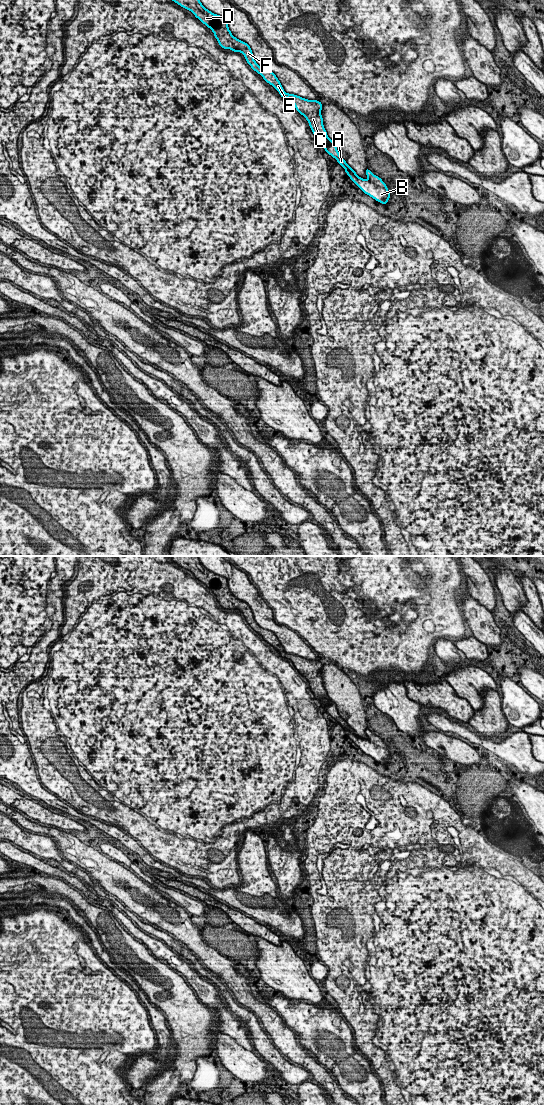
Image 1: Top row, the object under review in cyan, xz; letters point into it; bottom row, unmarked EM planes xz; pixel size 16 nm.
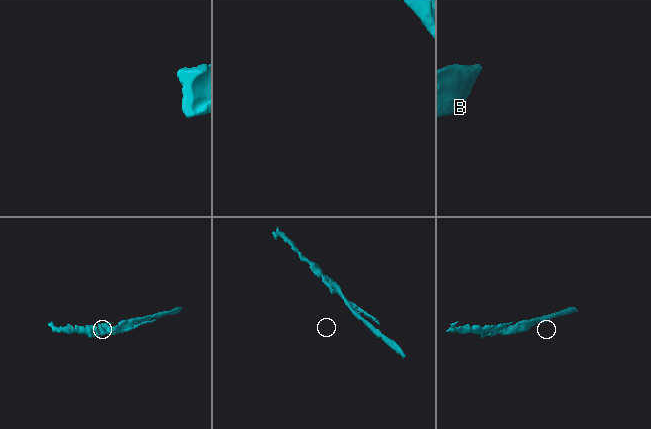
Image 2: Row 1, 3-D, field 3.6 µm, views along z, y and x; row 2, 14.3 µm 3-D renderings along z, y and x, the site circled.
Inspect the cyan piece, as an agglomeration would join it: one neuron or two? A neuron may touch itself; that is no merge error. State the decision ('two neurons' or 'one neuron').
two neurons

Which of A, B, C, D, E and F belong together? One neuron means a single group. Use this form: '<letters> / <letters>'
A C D E F / B

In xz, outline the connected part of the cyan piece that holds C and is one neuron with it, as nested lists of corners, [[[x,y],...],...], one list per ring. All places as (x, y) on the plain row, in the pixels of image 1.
[[[197,556],[170,557],[173,562],[191,571],[197,579],[210,588],[221,608],[230,609],[238,613],[241,612],[247,623],[263,637],[263,640],[272,645],[282,658],[290,659],[296,670],[308,681],[311,691],[318,701],[328,696],[321,675],[323,664],[318,660],[308,660],[294,654],[286,653],[276,635],[269,630],[261,628],[256,623],[250,606],[232,595],[225,577],[214,574],[206,569]]]

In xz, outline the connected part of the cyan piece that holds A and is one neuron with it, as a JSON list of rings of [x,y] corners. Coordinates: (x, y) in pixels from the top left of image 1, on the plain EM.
[[[330,700],[330,703],[324,706],[325,711],[337,720],[337,722],[344,728],[358,736],[356,732],[346,723],[346,721],[340,716],[336,704]]]

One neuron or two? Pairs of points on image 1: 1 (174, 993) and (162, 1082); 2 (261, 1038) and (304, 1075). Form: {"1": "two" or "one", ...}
{"1": "one", "2": "one"}

